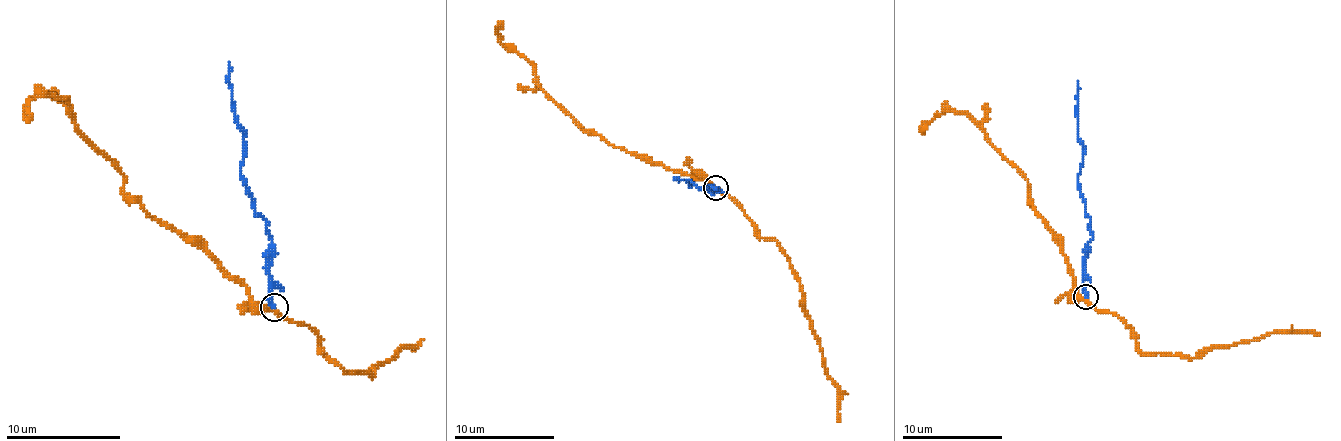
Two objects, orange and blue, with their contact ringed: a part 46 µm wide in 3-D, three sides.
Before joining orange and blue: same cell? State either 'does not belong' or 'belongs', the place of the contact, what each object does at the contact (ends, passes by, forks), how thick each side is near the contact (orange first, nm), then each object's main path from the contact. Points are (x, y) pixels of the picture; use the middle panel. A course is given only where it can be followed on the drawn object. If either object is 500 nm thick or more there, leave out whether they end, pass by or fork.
does not belong; place (716, 188); orange passes by; blue ends; calibres 200 and 200 nm; course orange (716, 187), (613, 147), (598, 134), (588, 134), (543, 89), (530, 64), (505, 46), (498, 31), (500, 21); course blue (716, 187), (711, 185), (711, 195), (686, 180), (689, 185), (684, 180), (676, 180)

